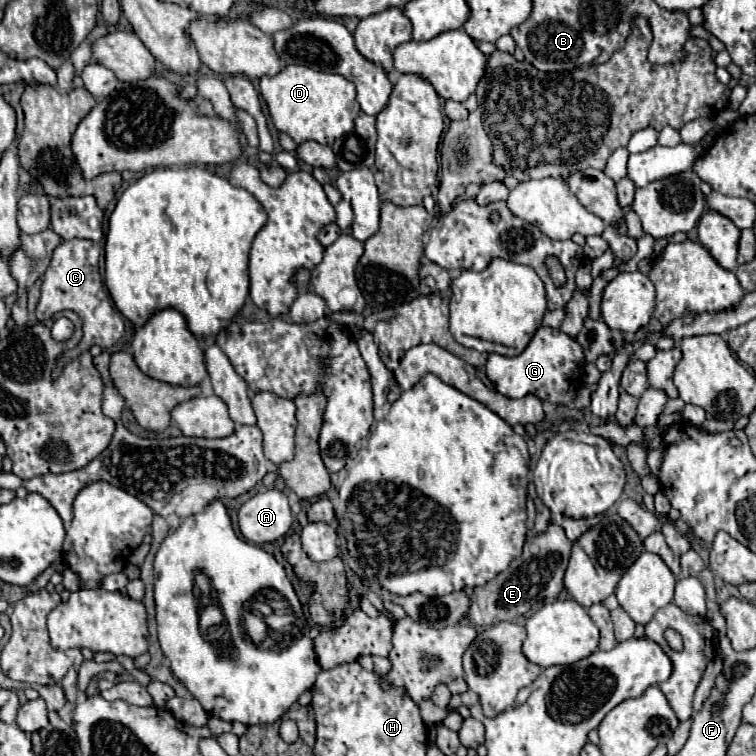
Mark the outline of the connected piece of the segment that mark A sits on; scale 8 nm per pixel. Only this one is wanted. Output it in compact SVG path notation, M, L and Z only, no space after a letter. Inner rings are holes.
M265 489L245 501L239 509L241 535L257 545L277 541L293 523L287 497L277 489Z

